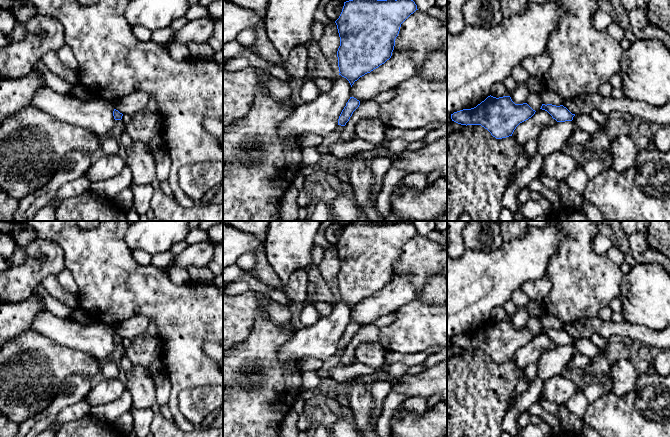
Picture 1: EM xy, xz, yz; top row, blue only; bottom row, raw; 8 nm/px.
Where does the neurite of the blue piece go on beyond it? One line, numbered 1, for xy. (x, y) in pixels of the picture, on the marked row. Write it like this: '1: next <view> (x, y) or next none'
1: next none

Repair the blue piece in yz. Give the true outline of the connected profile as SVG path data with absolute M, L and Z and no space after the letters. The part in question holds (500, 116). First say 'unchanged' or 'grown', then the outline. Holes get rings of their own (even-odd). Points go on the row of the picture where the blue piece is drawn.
unchanged; M488 96L471 109L451 114L452 121L461 125L481 125L496 139L512 136L516 127L535 114L527 103L515 104L510 96Z

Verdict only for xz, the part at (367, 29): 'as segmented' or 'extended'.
as segmented

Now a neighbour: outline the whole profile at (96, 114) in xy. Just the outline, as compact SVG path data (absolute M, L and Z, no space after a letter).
M45 85L34 94L31 104L59 121L88 129L99 138L107 135L115 125L113 102L101 97L92 96L87 101L81 101L69 94L53 91Z

